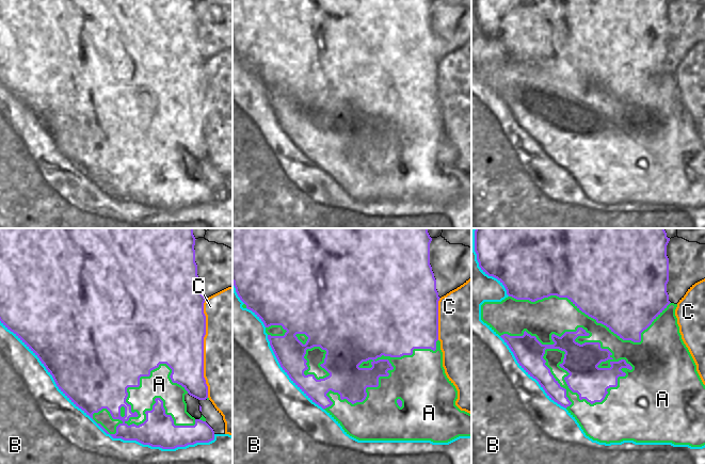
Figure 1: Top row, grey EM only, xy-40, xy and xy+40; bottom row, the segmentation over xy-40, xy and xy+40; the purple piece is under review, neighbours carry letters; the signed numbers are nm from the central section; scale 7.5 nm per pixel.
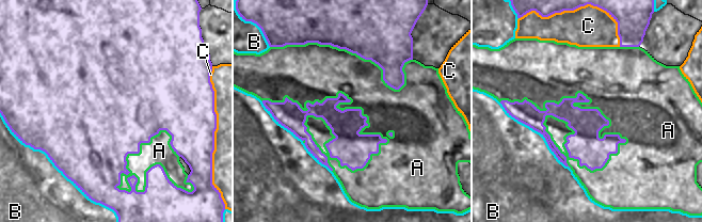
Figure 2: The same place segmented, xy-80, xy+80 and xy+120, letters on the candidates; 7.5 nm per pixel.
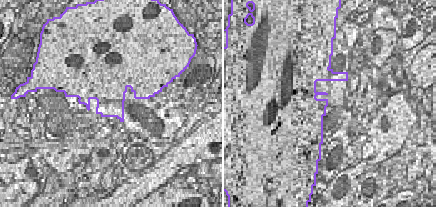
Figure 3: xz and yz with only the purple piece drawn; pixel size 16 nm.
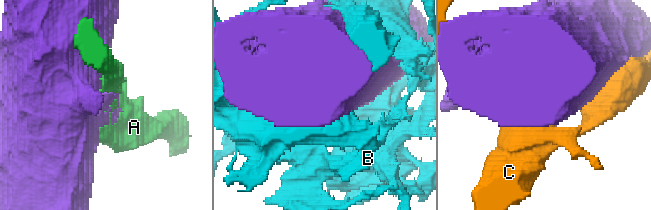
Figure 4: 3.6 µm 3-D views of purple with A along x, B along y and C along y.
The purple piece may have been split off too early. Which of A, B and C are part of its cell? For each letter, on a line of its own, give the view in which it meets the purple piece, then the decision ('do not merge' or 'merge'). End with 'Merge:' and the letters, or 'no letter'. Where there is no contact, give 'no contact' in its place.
A: meets purple in xy+40; do not merge
B: meets purple in xy-40; do not merge
C: meets purple in xy-40; do not merge
Merge: no letter

